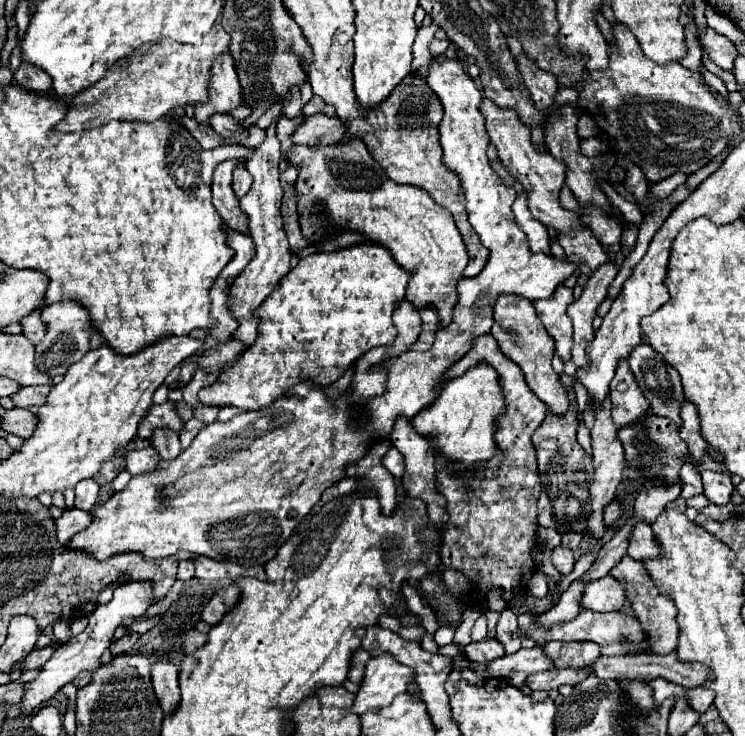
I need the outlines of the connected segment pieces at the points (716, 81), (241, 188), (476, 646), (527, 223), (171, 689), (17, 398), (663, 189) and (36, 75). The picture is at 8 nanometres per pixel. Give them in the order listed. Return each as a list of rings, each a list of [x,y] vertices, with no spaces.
[[[701,63],[701,67],[699,67],[699,73],[701,73],[701,77],[705,79],[705,83],[707,83],[709,87],[717,89],[717,91],[719,91],[723,97],[727,97],[727,93],[729,93],[729,91],[725,89],[725,83],[723,83],[719,77],[715,77],[713,73],[709,73],[709,71],[705,69],[705,65],[703,65],[703,63]]]
[[[239,165],[235,171],[233,171],[233,183],[231,183],[231,187],[233,187],[233,191],[235,191],[235,195],[241,199],[249,189],[251,189],[251,175],[249,175],[249,171],[245,169],[245,165]]]
[[[485,637],[483,641],[479,643],[469,643],[465,647],[465,657],[471,661],[471,663],[489,663],[493,659],[499,659],[501,655],[505,655],[505,649],[503,645],[493,639],[493,637]]]
[[[509,177],[509,185],[517,191],[517,199],[513,203],[513,213],[515,219],[519,223],[519,227],[527,233],[531,251],[545,251],[547,255],[551,255],[551,245],[549,245],[549,235],[547,235],[547,227],[541,225],[529,211],[527,207],[527,195],[525,189],[521,187],[521,183],[517,183],[517,179]]]
[[[155,663],[153,665],[153,689],[163,709],[163,715],[171,715],[181,701],[177,669],[173,663]]]
[[[37,385],[37,387],[23,387],[19,393],[11,395],[11,399],[15,401],[15,407],[21,409],[29,409],[31,413],[35,413],[41,405],[45,405],[47,395],[49,395],[49,385]]]
[[[677,171],[672,176],[653,184],[649,190],[656,199],[667,198],[679,185],[682,185],[687,180],[687,174]]]
[[[21,65],[15,73],[13,73],[13,77],[15,77],[15,81],[23,87],[23,89],[27,89],[27,91],[33,91],[33,93],[51,93],[51,79],[49,79],[49,75],[45,73],[45,71],[41,71],[41,69],[37,69],[37,67],[33,67],[33,65]]]

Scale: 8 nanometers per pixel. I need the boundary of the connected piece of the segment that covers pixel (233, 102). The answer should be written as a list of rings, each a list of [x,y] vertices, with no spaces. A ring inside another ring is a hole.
[[[229,51],[213,63],[213,79],[209,81],[209,101],[195,105],[195,119],[207,123],[215,113],[229,113],[241,105],[241,85]]]

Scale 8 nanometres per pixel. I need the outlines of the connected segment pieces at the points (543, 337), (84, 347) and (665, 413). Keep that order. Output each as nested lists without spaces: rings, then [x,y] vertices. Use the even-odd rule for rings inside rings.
[[[517,295],[499,297],[495,305],[495,323],[491,335],[497,339],[501,351],[521,367],[527,385],[533,389],[533,393],[551,409],[551,413],[563,415],[569,409],[569,399],[567,399],[567,391],[559,383],[559,375],[551,367],[551,357],[555,353],[553,337],[547,333],[541,319],[537,317],[533,301],[521,299]]]
[[[59,301],[53,305],[47,305],[41,311],[41,319],[47,327],[47,335],[43,343],[35,345],[35,359],[39,371],[51,371],[55,367],[69,367],[89,351],[89,335],[91,335],[91,323],[89,313],[79,303],[73,301]]]
[[[641,343],[629,357],[629,367],[643,395],[651,401],[651,409],[659,417],[667,417],[681,425],[681,379],[677,371],[649,343]]]

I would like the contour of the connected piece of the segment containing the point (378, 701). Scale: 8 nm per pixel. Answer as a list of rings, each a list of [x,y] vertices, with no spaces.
[[[379,655],[369,659],[363,681],[353,701],[353,713],[361,715],[369,709],[389,707],[393,697],[407,691],[407,685],[415,679],[411,667],[397,663],[393,655]]]

